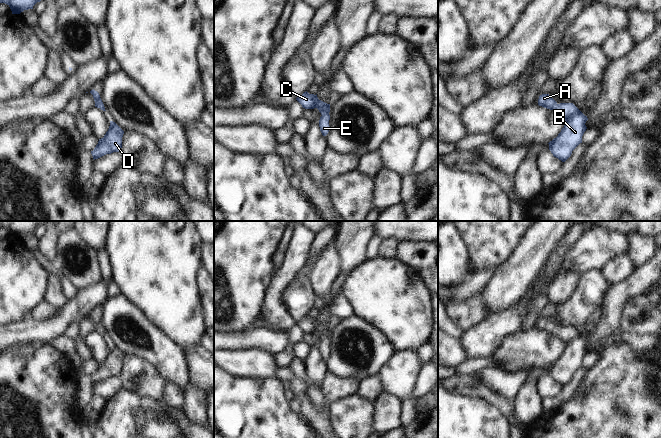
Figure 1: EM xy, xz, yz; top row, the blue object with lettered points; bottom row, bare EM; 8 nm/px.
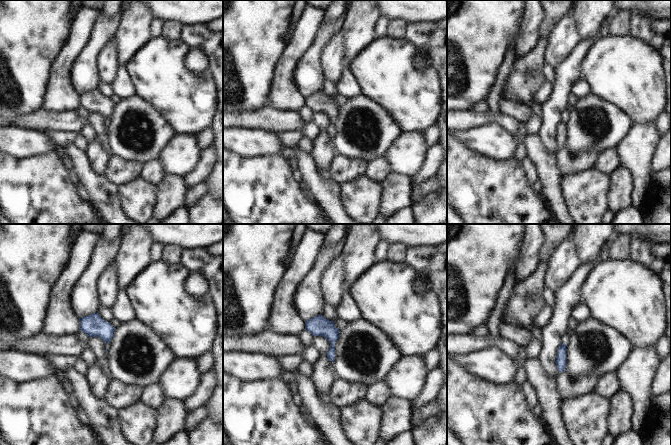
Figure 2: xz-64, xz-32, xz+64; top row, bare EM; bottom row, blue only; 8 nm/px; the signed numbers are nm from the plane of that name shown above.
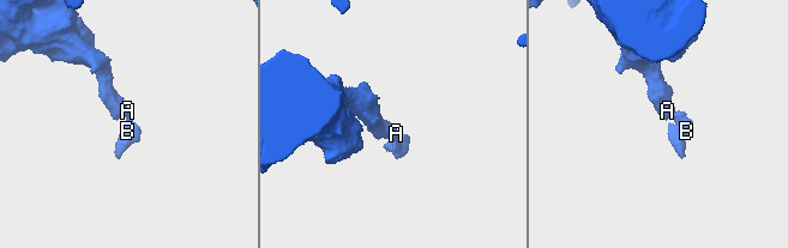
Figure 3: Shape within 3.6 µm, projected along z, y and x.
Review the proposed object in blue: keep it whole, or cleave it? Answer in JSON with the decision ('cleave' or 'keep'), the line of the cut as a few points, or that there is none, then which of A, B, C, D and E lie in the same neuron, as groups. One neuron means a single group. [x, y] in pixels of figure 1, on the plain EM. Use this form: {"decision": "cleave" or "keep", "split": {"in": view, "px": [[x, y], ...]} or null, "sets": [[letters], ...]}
{"decision": "keep", "split": null, "sets": [["A", "B", "C", "D", "E"]]}

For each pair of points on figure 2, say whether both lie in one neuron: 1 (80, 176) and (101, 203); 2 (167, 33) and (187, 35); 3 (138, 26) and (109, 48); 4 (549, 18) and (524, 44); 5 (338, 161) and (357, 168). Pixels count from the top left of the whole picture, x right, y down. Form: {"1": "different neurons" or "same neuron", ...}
{"1": "same neuron", "2": "different neurons", "3": "different neurons", "4": "different neurons", "5": "same neuron"}

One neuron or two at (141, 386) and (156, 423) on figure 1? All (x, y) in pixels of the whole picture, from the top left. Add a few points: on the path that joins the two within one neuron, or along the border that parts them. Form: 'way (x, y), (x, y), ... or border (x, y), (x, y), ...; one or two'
border (127, 389), (135, 392), (145, 402), (160, 403); two

